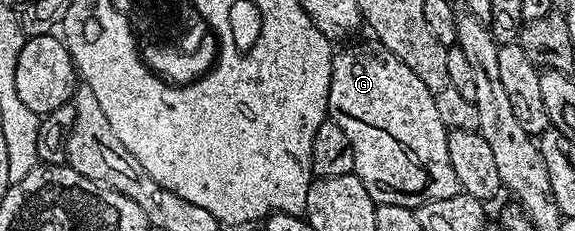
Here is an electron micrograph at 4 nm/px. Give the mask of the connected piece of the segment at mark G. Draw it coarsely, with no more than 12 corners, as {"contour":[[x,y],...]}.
{"contour":[[376,40],[333,59],[328,117],[378,206],[461,190],[427,84]]}

